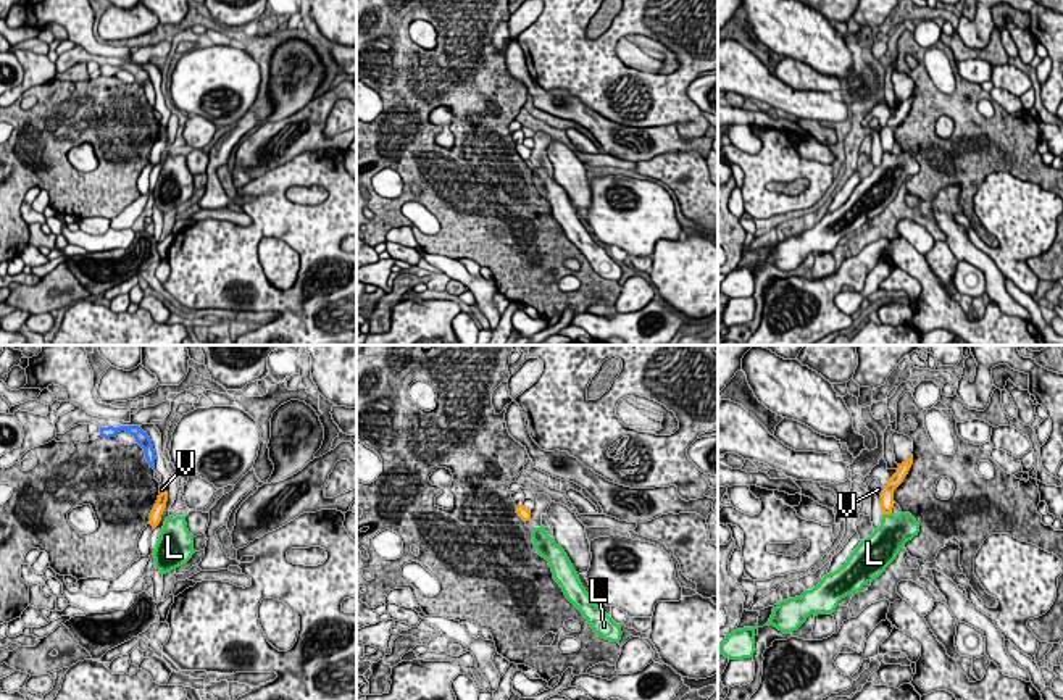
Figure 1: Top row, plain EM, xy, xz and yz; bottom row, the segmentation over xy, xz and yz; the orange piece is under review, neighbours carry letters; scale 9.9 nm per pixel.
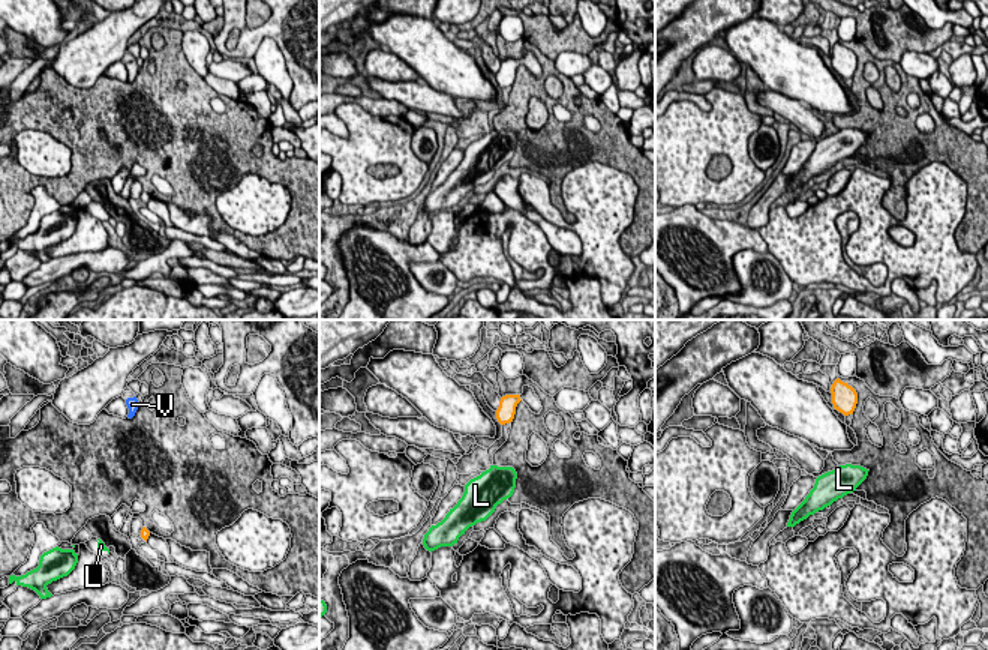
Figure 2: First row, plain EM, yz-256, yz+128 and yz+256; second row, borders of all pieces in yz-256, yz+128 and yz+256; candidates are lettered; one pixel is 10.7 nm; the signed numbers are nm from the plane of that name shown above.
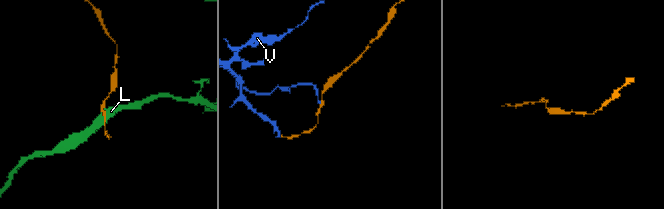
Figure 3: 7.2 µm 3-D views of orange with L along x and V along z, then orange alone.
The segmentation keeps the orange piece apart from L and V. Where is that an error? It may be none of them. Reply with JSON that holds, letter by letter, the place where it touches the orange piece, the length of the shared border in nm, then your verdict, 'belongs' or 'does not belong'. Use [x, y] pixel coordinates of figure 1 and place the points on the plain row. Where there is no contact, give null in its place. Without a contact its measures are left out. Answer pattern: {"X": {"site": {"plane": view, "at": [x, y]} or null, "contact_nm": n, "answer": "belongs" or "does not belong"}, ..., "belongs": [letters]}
{"L": {"site": {"plane": "yz", "at": [886, 152]}, "contact_nm": 100, "answer": "does not belong"}, "V": {"site": {"plane": "xy", "at": [162, 131]}, "contact_nm": 80, "answer": "does not belong"}, "belongs": []}

